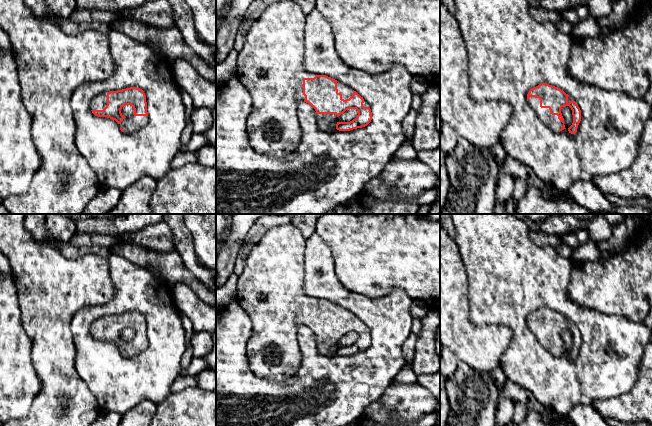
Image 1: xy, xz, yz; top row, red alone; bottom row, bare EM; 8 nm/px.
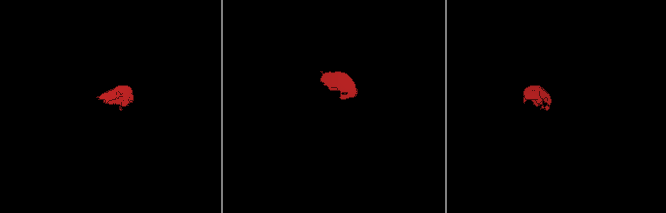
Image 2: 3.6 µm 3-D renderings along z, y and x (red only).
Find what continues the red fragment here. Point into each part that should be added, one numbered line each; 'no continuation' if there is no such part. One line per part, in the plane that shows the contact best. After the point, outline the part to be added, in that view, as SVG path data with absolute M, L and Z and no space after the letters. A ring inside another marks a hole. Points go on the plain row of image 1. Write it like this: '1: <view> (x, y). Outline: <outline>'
1: xy (99, 326). Outline: M107 316L95 320L90 327L91 334L103 334L107 329Z
2: yz (551, 345). Outline: M530 321L528 327L536 337L538 342L553 356L557 357L562 352L563 347L558 343L557 339L552 339L549 332L540 331L540 323L536 321Z

